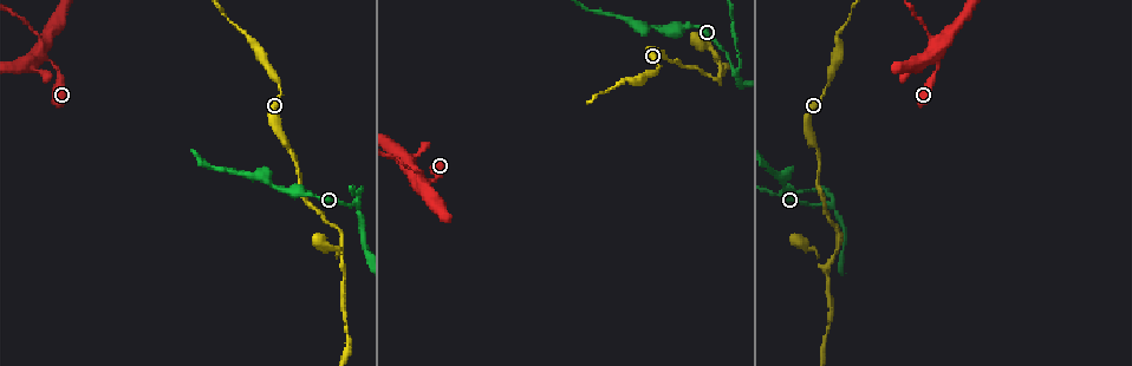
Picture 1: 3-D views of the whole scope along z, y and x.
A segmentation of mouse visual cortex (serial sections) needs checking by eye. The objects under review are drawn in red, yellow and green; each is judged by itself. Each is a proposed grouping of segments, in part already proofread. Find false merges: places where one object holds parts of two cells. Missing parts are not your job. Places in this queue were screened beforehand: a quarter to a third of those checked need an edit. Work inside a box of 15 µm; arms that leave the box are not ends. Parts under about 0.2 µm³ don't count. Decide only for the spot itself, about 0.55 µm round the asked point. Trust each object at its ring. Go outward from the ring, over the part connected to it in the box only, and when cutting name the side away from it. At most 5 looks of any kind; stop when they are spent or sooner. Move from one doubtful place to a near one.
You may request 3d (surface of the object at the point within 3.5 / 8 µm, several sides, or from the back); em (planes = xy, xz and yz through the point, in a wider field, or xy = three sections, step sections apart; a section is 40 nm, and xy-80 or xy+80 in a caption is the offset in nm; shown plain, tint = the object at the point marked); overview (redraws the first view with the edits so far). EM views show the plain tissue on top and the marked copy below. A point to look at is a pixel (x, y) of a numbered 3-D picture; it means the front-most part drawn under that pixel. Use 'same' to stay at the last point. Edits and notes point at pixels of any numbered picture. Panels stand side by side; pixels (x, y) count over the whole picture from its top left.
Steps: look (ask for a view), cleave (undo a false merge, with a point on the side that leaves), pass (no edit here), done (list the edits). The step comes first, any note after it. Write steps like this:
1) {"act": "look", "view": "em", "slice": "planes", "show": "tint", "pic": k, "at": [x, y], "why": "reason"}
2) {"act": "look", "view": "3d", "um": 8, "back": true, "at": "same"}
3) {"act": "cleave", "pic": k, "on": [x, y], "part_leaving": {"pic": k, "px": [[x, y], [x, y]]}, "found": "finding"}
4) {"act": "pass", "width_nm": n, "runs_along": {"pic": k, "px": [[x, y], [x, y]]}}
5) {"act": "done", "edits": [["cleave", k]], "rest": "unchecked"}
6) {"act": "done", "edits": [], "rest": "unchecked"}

{"act": "look", "view": "3d", "um": 3.5, "pic": 1, "at": [40, 56], "why": "four-way junction"}

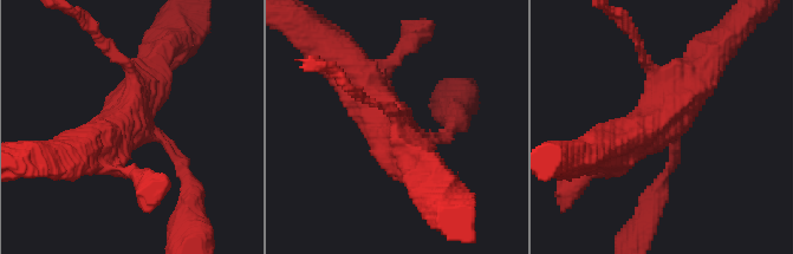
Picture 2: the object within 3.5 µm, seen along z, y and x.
{"act": "look", "view": "em", "slice": "xy", "step": 2, "show": "tint", "pic": 2, "at": [136, 121], "arms": 4, "arm_widths_nm": [150, 200, 500, 500], "why": "need the tissue"}

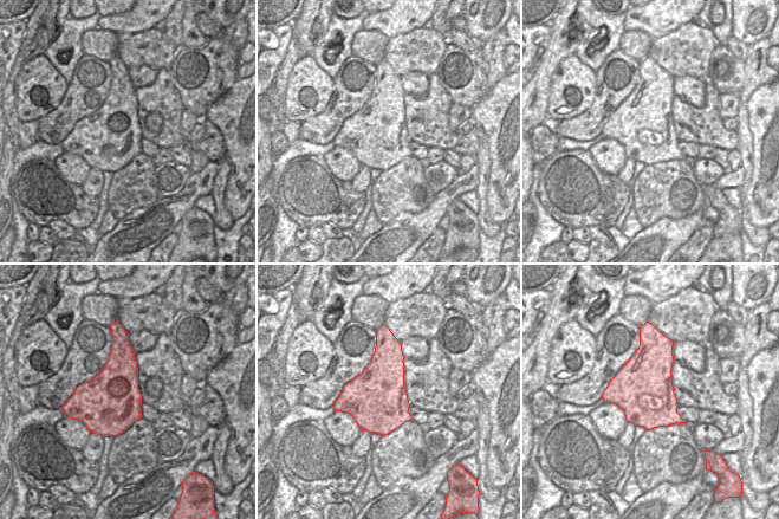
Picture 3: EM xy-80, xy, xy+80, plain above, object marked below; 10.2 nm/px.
{"act": "pass", "width_nm": 600, "runs_along": {"pic": 2, "px": [[454, 124], [403, 136], [359, 76]]}, "found": "one cell here"}

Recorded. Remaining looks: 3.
{"act": "look", "view": "3d", "um": 3.5, "back": true, "pic": 1, "at": [831, 204], "why": "three arms meet"}

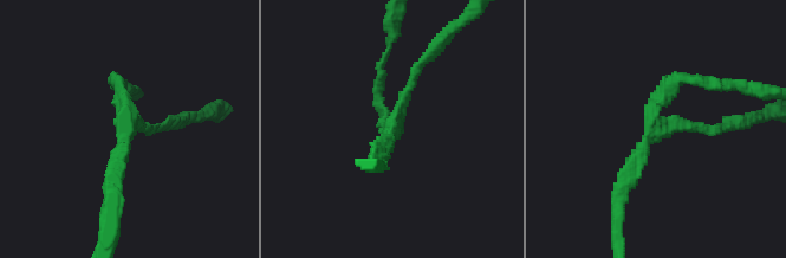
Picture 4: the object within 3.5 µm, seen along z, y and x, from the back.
{"act": "look", "view": "em", "slice": "xy", "step": 2, "show": "tint", "pic": 4, "at": [655, 122], "arms": 3, "arm_widths_nm": [150, 200, 200], "why": "shape alone is not enough"}

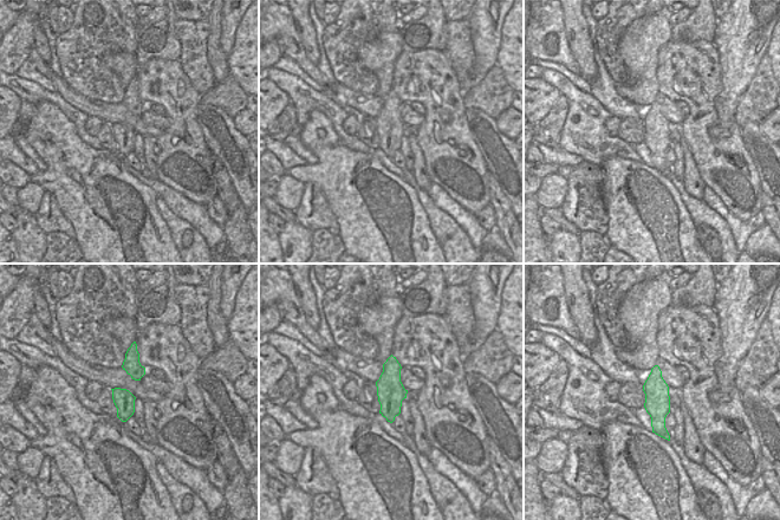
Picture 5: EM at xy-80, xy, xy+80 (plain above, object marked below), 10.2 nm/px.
{"act": "pass", "runs_along": {"pic": 5, "px": [[656, 369], [658, 428], [665, 435]]}, "found": "continuous, no second cell"}

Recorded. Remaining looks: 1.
{"act": "done", "edits": [], "rest": "unchecked"}

